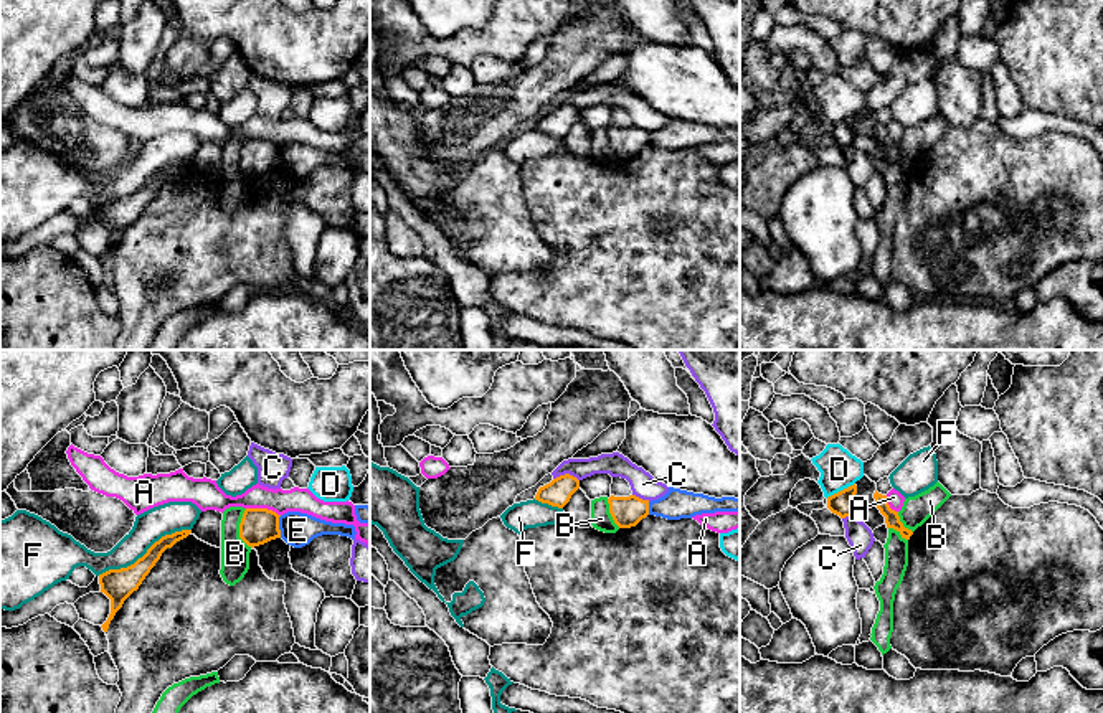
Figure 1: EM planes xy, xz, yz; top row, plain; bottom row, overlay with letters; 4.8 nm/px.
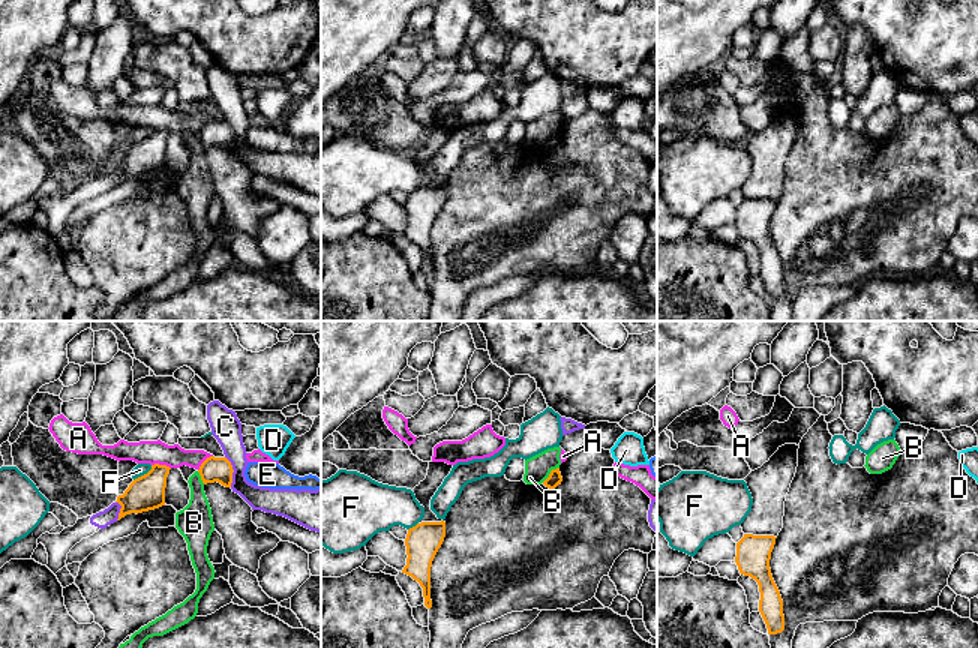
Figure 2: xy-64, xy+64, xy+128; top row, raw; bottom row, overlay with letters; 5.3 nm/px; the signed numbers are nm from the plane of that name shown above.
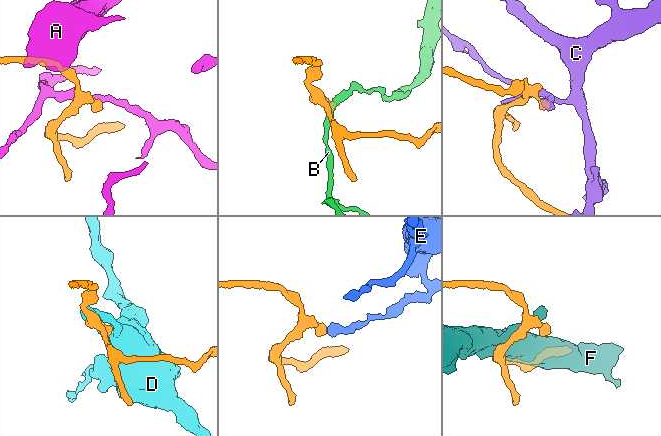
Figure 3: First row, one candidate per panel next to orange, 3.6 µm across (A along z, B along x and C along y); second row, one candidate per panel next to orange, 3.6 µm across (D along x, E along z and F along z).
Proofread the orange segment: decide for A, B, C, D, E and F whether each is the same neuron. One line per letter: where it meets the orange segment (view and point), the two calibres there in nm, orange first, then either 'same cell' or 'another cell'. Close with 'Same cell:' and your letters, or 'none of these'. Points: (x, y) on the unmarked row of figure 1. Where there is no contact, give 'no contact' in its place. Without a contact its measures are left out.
A: xy (263, 139) | 180/120 nm | another cell
B: xy (240, 159) | 180/140 nm | another cell
C: xz (567, 104) | 130/120 nm | another cell
D: yz (841, 121) | 120/190 nm | another cell
E: xy (278, 157) | 180/160 nm | another cell
F: xy (146, 184) | 160/160 nm | another cell
Same cell: none of these

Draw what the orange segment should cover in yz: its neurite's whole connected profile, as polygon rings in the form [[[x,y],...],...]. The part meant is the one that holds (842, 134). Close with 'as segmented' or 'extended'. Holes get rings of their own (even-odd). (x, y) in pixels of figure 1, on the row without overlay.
[[[850,116],[831,127],[827,127],[827,139],[839,145],[840,149],[852,147],[854,139],[857,137],[855,130],[857,116]]]; as segmented

